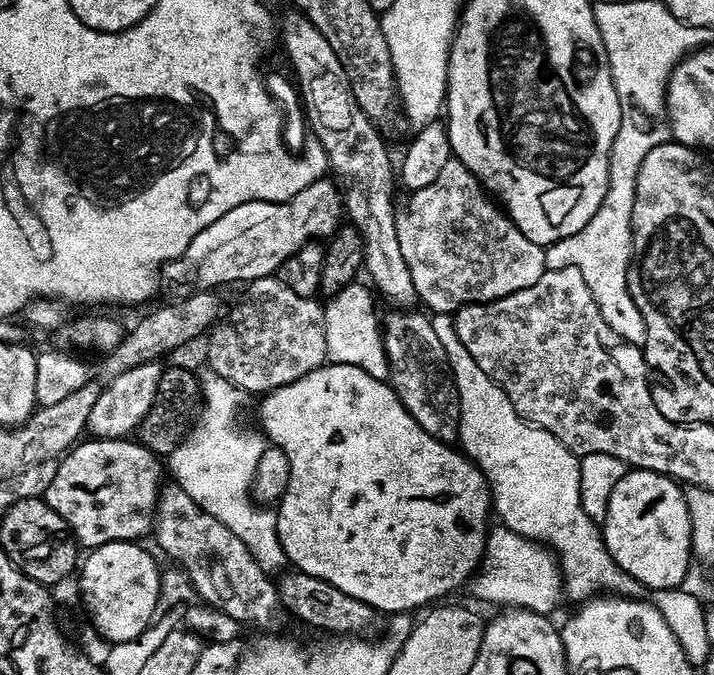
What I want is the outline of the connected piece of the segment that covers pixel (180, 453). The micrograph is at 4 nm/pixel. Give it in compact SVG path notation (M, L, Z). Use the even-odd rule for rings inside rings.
M208 370L205 373L205 376L199 377L202 397L200 411L182 443L168 453L167 471L168 468L172 471L174 483L182 486L182 490L186 490L186 494L190 494L190 498L194 498L194 502L206 510L206 514L218 518L226 530L234 530L234 534L242 538L246 550L264 572L279 573L286 561L277 513L271 507L254 502L252 498L254 470L258 470L258 458L262 458L266 437L255 427L244 429L240 425L240 411L244 408L246 393L217 372Z

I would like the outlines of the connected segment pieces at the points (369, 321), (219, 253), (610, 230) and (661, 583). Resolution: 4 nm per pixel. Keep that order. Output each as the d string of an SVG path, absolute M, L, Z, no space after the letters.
M360 282L347 284L343 292L339 292L327 301L328 304L324 308L324 329L328 360L333 364L358 366L366 370L366 374L387 381L388 359L384 353L382 324L378 319L378 312L376 316L375 306L372 305L373 293L365 288Z
M328 178L315 180L313 184L306 186L306 190L298 190L298 194L294 194L294 198L283 200L277 204L265 200L251 200L234 206L234 210L222 214L222 218L210 222L210 226L196 232L181 256L176 257L175 260L169 260L167 264L163 265L163 279L165 276L172 284L188 284L193 280L196 283L193 285L199 286L201 289L216 290L221 287L219 284L236 284L239 280L251 282L279 273L282 262L290 254L297 252L303 244L323 241L325 238L331 237L332 233L340 227L342 196L337 185L335 183L332 185L331 182L333 183Z
M618 92L618 98L622 106L622 122L618 126L618 134L614 134L610 150L606 198L602 198L602 206L594 210L594 218L590 218L590 222L586 222L586 226L582 226L578 234L570 234L570 238L562 238L544 248L544 267L578 269L586 286L590 286L590 294L594 294L594 302L598 302L602 318L606 318L606 326L610 326L610 330L614 330L614 334L618 334L626 342L643 345L646 324L638 306L634 306L634 298L628 293L628 267L632 261L634 186L638 166L642 166L642 158L646 158L646 154L650 154L654 146L669 139L670 129L665 119L664 92Z
M645 468L625 471L624 477L610 494L610 506L606 506L606 518L602 521L602 535L606 550L610 550L610 558L614 558L621 570L630 574L645 589L679 588L685 583L683 580L688 576L688 563L694 560L690 510L686 506L684 488L671 476Z

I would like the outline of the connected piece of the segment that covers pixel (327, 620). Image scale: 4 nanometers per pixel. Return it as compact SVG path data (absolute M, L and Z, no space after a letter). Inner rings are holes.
M288 570L280 578L278 591L281 605L287 611L289 608L302 623L309 624L312 628L321 628L322 631L332 632L328 634L335 634L337 637L364 638L371 633L368 631L376 624L378 619L376 609L366 602L358 602L358 598L350 598L350 594L342 594L338 586L330 586L330 582L322 582L322 578L314 578L314 574Z

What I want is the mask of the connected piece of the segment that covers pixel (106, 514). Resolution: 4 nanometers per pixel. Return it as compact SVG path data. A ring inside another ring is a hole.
M84 438L64 453L57 463L54 482L45 490L42 499L70 526L77 545L91 550L106 542L119 540L139 541L153 531L156 518L156 500L160 497L162 460L155 452L142 446L135 439L102 440Z

